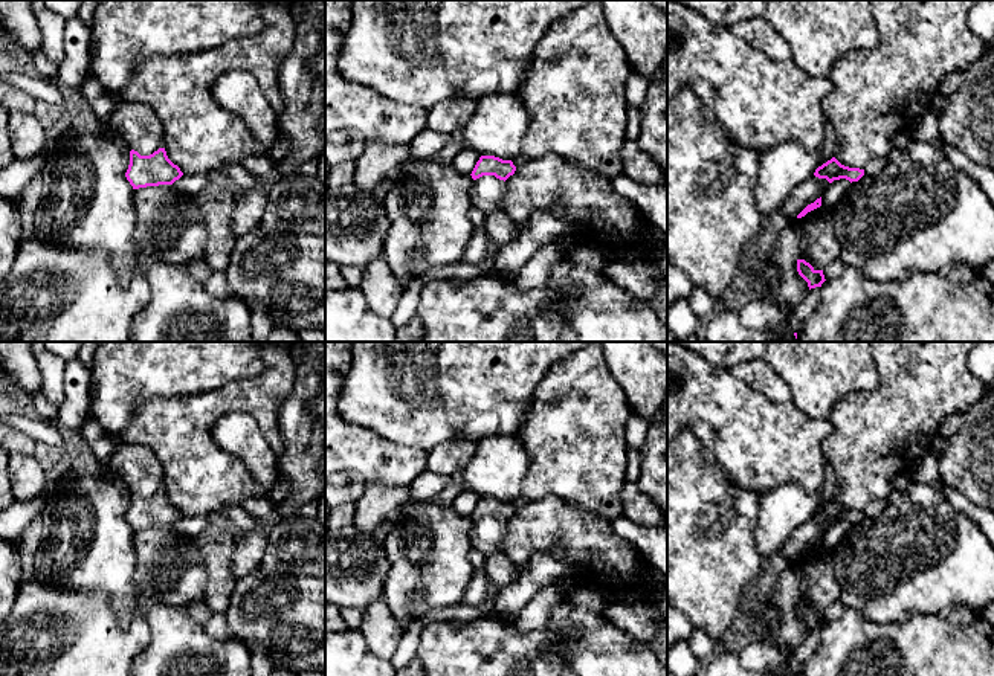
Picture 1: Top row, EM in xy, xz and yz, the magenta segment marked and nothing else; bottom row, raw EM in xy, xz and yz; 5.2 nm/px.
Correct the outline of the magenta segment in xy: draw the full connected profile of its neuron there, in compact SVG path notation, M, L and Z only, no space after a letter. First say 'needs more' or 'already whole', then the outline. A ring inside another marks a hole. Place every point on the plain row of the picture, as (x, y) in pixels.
already whole | M159 490L150 497L140 497L134 491L130 493L130 507L125 519L133 531L173 526L182 517L180 510L168 501L165 490Z

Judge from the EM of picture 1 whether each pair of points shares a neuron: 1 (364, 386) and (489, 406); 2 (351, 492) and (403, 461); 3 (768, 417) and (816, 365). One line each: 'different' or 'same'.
1: same
2: different
3: different

